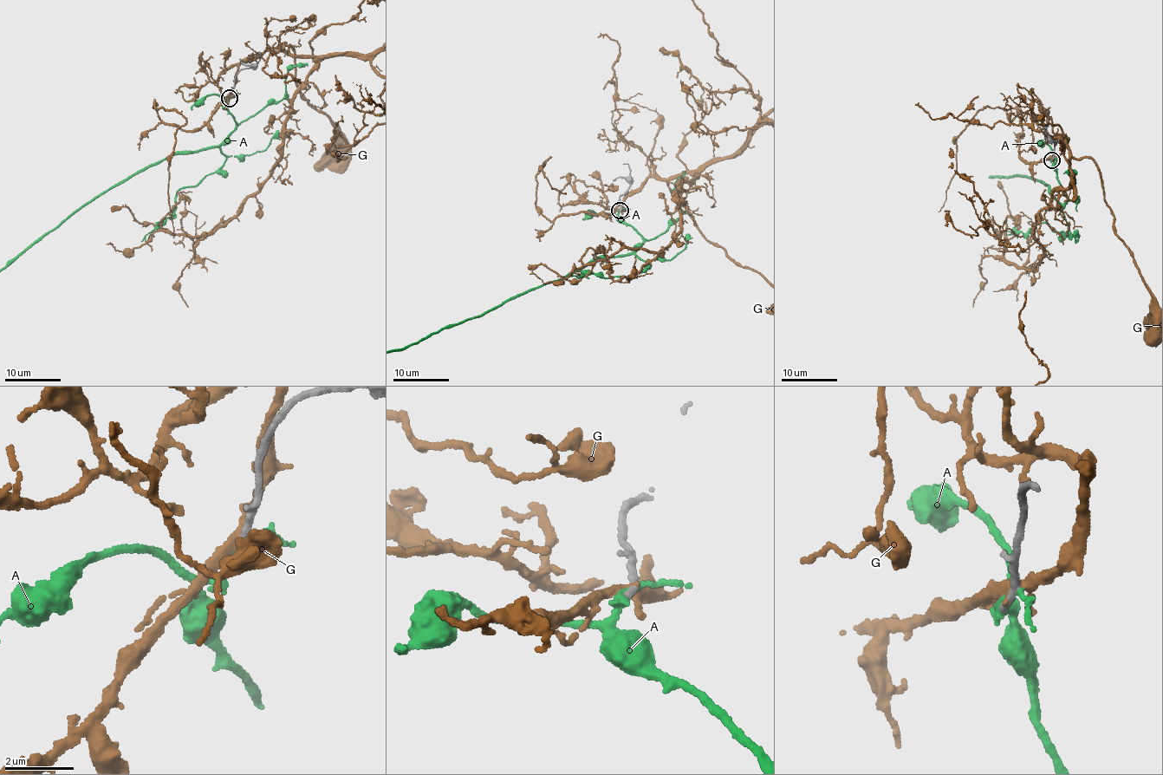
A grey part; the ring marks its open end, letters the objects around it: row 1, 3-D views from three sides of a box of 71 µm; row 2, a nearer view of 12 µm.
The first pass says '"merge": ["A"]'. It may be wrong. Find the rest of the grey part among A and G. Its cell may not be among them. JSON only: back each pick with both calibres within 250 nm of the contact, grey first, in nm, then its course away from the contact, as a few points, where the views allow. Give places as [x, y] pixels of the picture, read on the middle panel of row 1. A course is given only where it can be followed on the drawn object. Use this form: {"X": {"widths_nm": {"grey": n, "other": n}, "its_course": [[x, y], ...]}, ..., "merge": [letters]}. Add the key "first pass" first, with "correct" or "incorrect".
{"first pass": "correct", "A": {"widths_nm": {"grey": 240, "other": 120}}, "merge": ["A"]}

